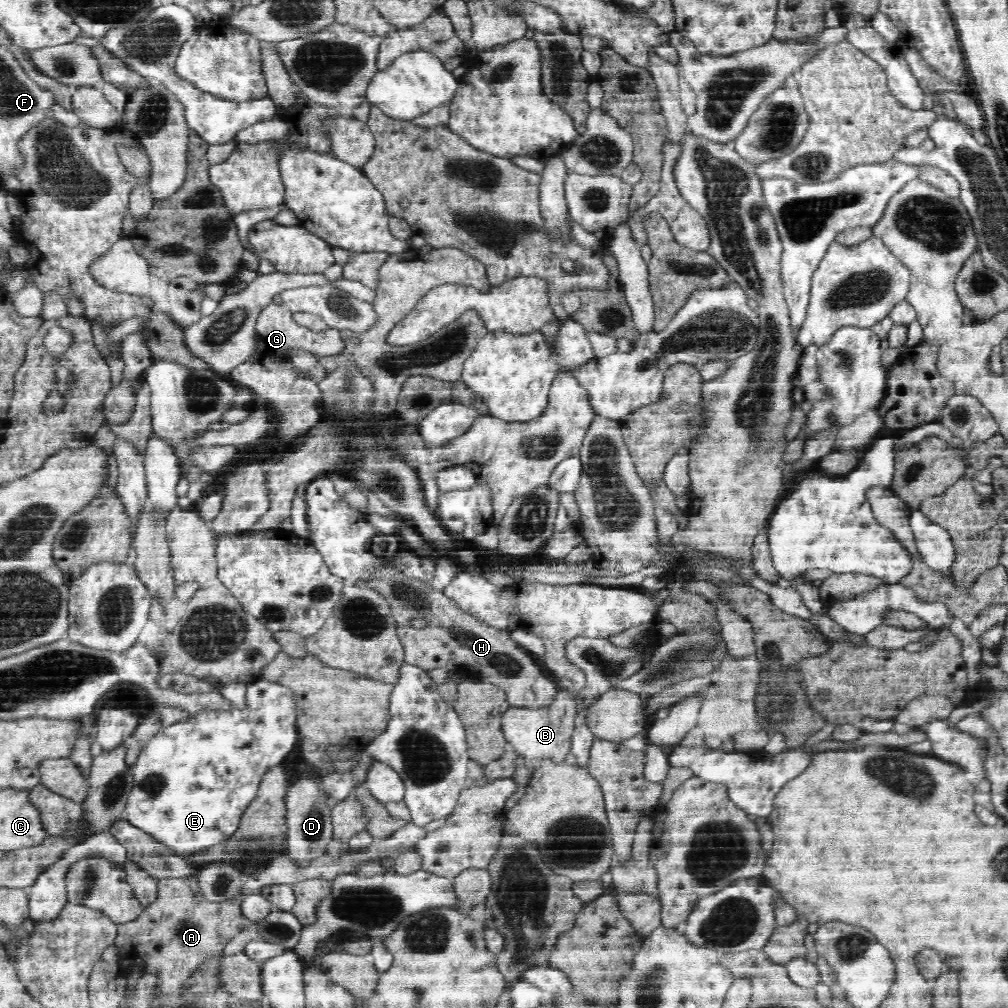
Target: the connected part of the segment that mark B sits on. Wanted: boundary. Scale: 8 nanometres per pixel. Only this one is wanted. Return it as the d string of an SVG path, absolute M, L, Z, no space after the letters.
M562 690L555 701L541 709L510 706L503 714L503 733L511 748L516 749L524 758L524 764L534 772L544 759L562 762L571 752L575 730L576 701L573 691Z

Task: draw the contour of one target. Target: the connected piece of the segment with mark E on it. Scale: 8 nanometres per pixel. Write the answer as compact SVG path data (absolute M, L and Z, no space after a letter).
M259 677L255 681L247 684L245 698L245 708L236 708L231 703L228 703L225 707L201 707L196 714L190 715L188 719L166 726L166 728L160 730L156 736L153 736L146 743L137 761L132 766L134 786L132 786L132 790L130 790L127 796L125 806L127 819L134 826L145 830L157 841L168 845L175 853L179 853L181 856L192 858L192 852L199 852L200 850L211 848L214 844L224 842L228 837L232 836L234 831L239 827L239 822L243 817L244 811L251 805L251 802L255 800L256 795L259 793L264 775L270 769L274 769L275 766L281 765L286 760L290 760L286 758L290 756L290 752L294 752L293 748L298 746L298 740L301 739L297 719L299 716L299 701L292 687Z

